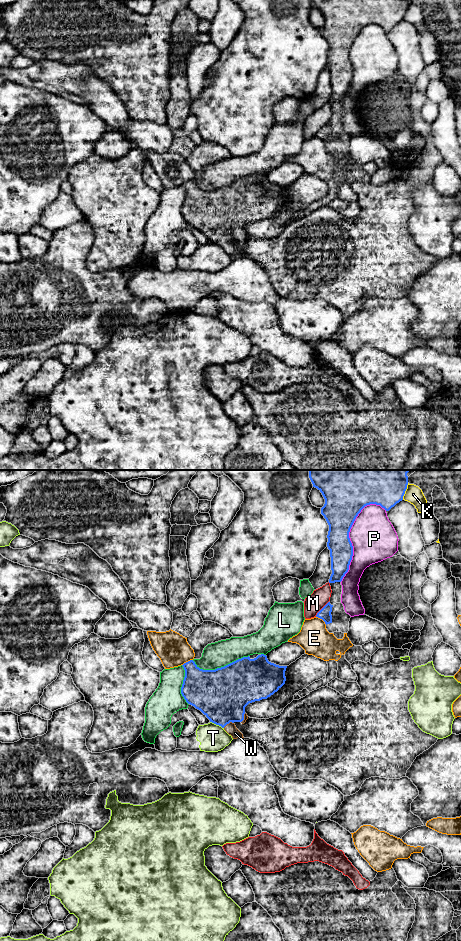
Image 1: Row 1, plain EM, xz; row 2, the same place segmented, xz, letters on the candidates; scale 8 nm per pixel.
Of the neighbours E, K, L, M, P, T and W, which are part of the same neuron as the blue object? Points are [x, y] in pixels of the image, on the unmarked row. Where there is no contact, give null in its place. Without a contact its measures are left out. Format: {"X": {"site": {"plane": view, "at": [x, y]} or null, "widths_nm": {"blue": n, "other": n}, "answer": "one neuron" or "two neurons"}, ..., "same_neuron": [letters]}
{"E": {"site": {"plane": "xz", "at": [321, 138]}, "widths_nm": {"blue": 100, "other": 240}, "answer": "two neurons"}, "K": {"site": {"plane": "xz", "at": [405, 10]}, "widths_nm": {"blue": 220, "other": 140}, "answer": "two neurons"}, "L": {"site": {"plane": "xz", "at": [221, 187]}, "widths_nm": {"blue": 420, "other": 200}, "answer": "two neurons"}, "M": {"site": {"plane": "xz", "at": [321, 129]}, "widths_nm": {"blue": 100, "other": 150}, "answer": "two neurons"}, "P": {"site": {"plane": "xz", "at": [348, 57]}, "widths_nm": {"blue": 280, "other": 360}, "answer": "two neurons"}, "T": {"site": {"plane": "xz", "at": [217, 244]}, "widths_nm": {"blue": 420, "other": 220}, "answer": "two neurons"}, "W": {"site": {"plane": "xz", "at": [228, 243]}, "widths_nm": {"blue": 420, "other": 90}, "answer": "one neuron"}, "same_neuron": ["W"]}

